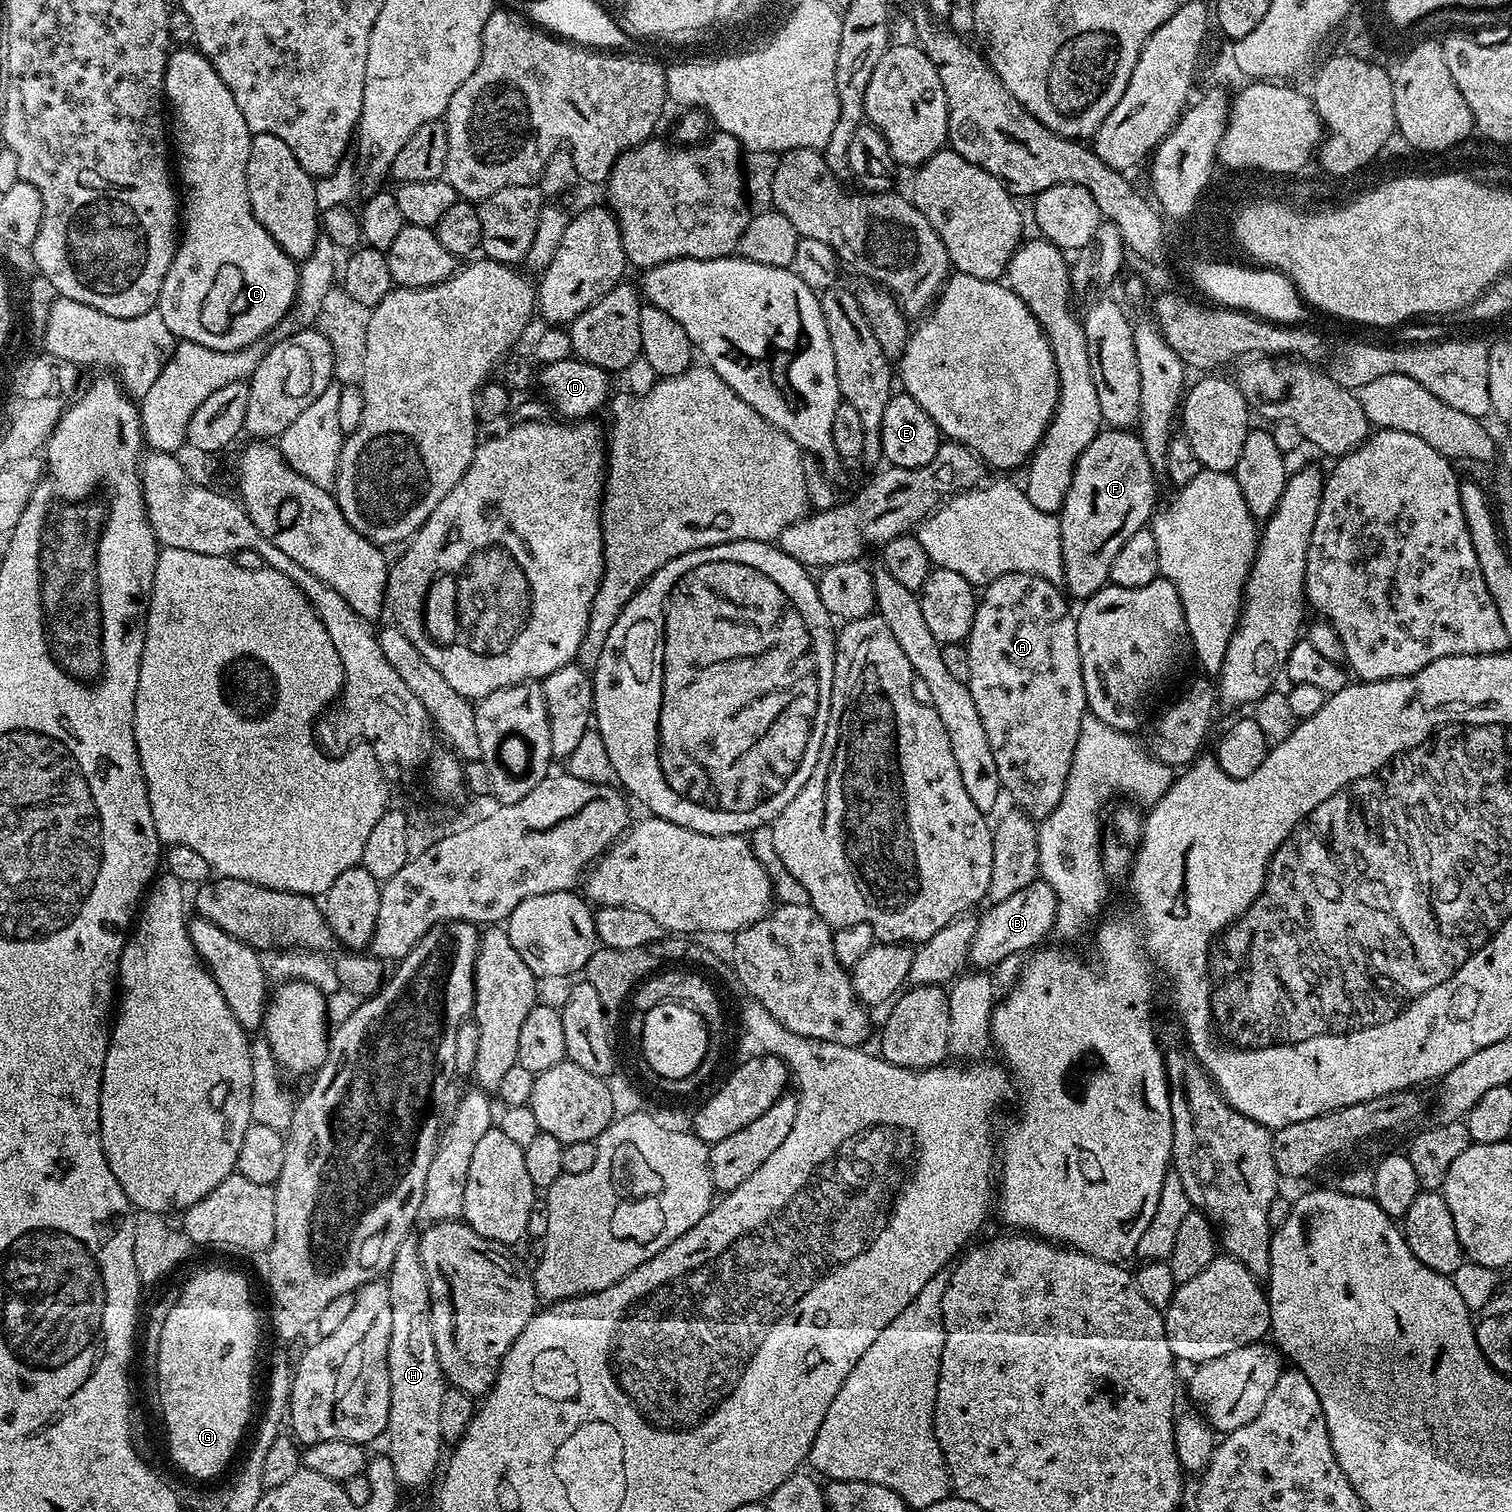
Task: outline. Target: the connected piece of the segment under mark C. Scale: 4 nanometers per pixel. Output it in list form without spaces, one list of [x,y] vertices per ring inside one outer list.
[[[182,48],[169,53],[164,75],[164,99],[170,109],[170,140],[174,145],[174,172],[182,193],[182,231],[176,257],[166,270],[158,309],[167,329],[177,341],[198,342],[212,350],[242,350],[247,344],[263,340],[285,316],[296,297],[298,264],[291,260],[266,234],[254,218],[246,190],[246,162],[254,133],[246,126],[234,94],[222,82],[210,61],[197,49]]]

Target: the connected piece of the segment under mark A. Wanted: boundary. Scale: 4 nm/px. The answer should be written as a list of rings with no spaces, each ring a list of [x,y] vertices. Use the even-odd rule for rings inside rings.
[[[1002,574],[979,593],[974,614],[974,626],[970,630],[966,647],[970,654],[970,678],[966,682],[970,694],[974,698],[974,706],[978,706],[978,718],[982,718],[982,726],[986,730],[986,738],[990,738],[990,750],[994,754],[994,766],[998,768],[998,778],[1001,789],[1012,795],[1019,811],[1025,816],[1031,816],[1033,821],[1041,822],[1046,819],[1062,798],[1063,788],[1066,786],[1067,775],[1071,772],[1071,759],[1074,758],[1075,744],[1079,742],[1079,728],[1086,713],[1086,686],[1082,682],[1082,662],[1078,654],[1078,630],[1074,608],[1067,604],[1065,593],[1046,578],[1038,578],[1034,574]]]

